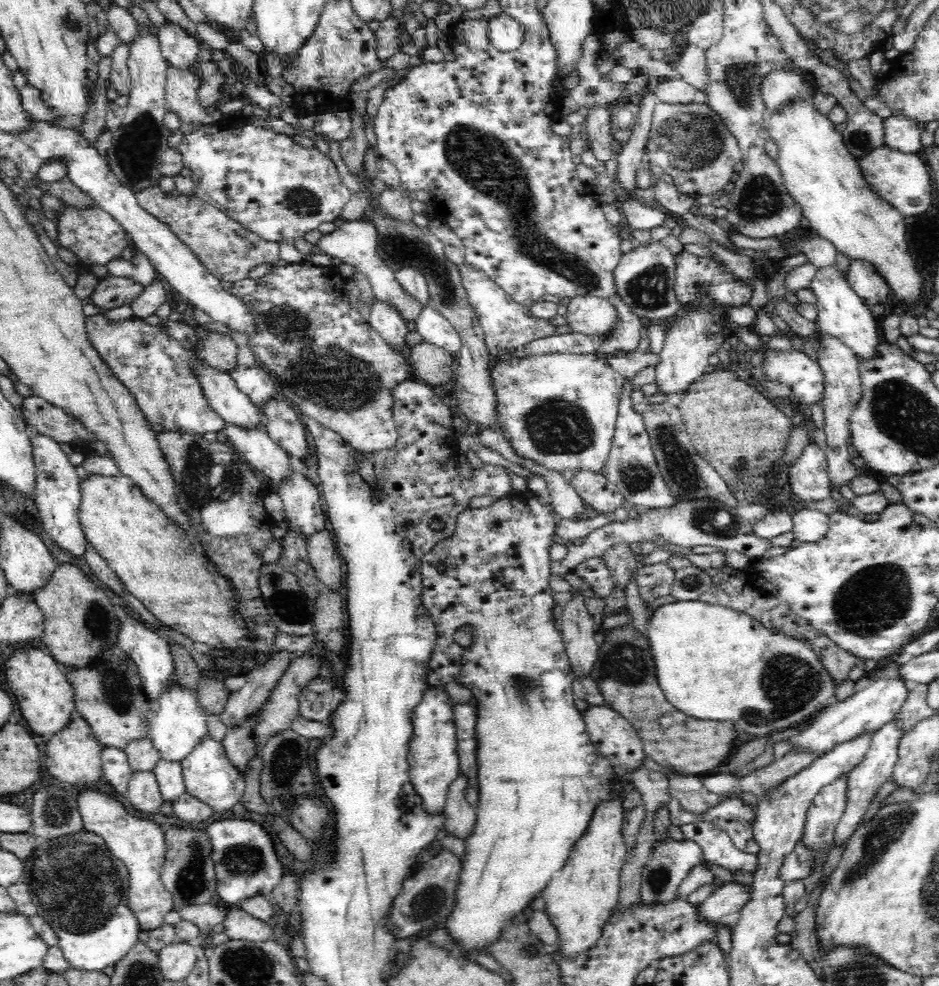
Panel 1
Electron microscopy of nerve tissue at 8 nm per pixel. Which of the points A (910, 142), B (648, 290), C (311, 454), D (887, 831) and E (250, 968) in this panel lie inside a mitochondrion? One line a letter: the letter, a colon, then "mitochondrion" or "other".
A: other
B: mitochondrion
C: other
D: mitochondrion
E: mitochondrion

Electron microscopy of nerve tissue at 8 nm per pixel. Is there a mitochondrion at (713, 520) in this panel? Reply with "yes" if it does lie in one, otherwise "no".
yes

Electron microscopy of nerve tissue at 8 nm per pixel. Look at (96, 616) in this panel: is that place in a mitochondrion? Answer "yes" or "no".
yes

